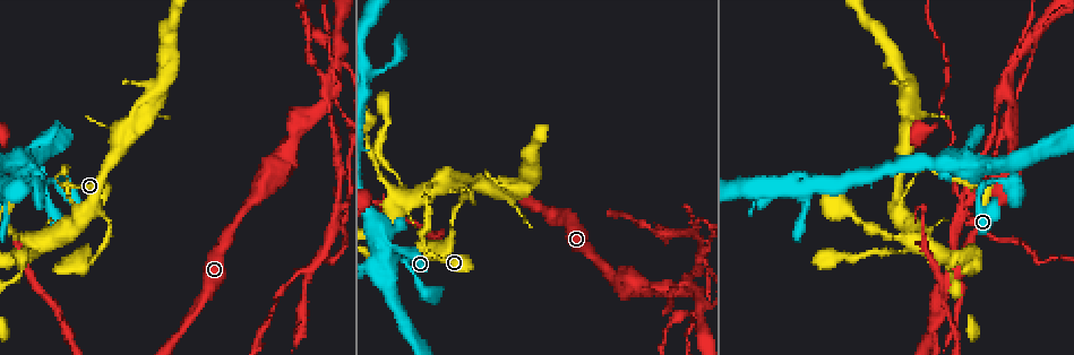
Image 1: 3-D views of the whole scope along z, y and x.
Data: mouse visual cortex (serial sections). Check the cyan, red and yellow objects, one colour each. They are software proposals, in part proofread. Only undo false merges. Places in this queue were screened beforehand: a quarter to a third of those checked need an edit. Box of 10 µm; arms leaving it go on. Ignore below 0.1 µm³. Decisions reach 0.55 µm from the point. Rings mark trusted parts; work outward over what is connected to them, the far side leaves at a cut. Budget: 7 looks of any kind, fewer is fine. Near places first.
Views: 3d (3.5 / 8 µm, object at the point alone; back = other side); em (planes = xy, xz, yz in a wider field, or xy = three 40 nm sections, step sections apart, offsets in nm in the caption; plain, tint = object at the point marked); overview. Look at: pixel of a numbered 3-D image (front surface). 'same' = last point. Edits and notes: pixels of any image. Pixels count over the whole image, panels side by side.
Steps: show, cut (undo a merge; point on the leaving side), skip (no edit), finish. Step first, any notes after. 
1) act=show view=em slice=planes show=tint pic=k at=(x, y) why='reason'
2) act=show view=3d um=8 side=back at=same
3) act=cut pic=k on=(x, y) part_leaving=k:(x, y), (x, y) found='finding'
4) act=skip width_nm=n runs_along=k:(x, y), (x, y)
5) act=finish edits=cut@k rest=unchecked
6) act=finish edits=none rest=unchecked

act=show view=3d um=3.5 pic=1 at=(391, 256) why='thick turns thin'

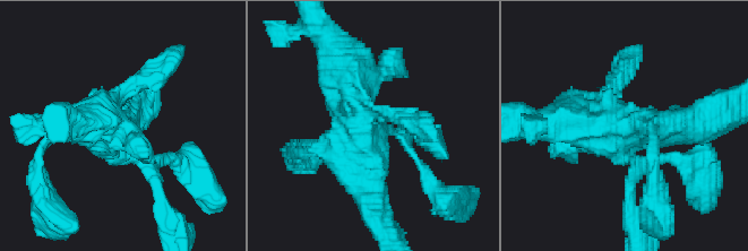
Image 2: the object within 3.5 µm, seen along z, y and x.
act=show view=em slice=xy step=1 show=tint pic=2 at=(374, 125) why='need the tissue'

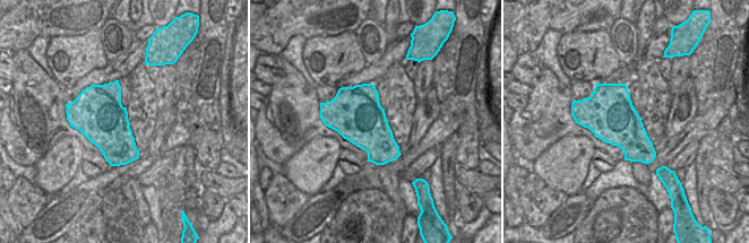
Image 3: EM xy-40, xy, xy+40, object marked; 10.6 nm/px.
act=show view=em slice=xy step=2 show=tint at=same why='another direction'

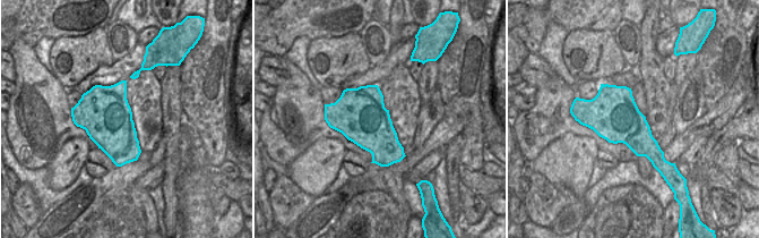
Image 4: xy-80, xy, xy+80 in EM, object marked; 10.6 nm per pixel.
act=skip runs_along=2:(163, 202), (153, 174), (91, 119) found='all the same cell'

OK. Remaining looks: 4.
act=show view=3d um=3.5 side=back pic=1 at=(426, 201) why='abrupt turn'

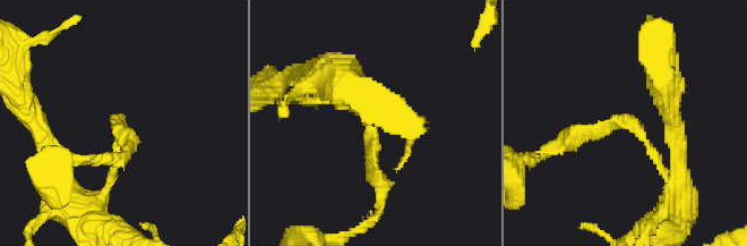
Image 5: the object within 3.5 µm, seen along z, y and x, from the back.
act=show view=em slice=xy step=1 show=tint pic=5 at=(629, 121) arm_widths_nm=100,200

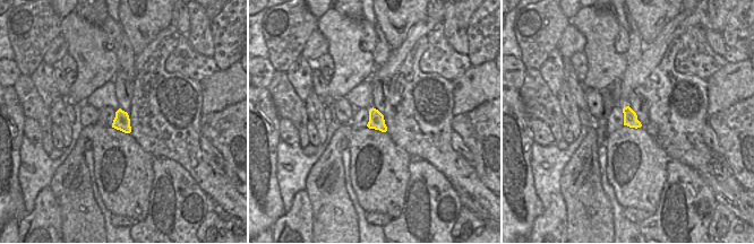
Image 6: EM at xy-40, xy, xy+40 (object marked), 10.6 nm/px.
act=skip runs_along=5:(564, 143), (630, 122), (671, 185) found='one cell here'

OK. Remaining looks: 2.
act=finish edits=none rest=unchecked

